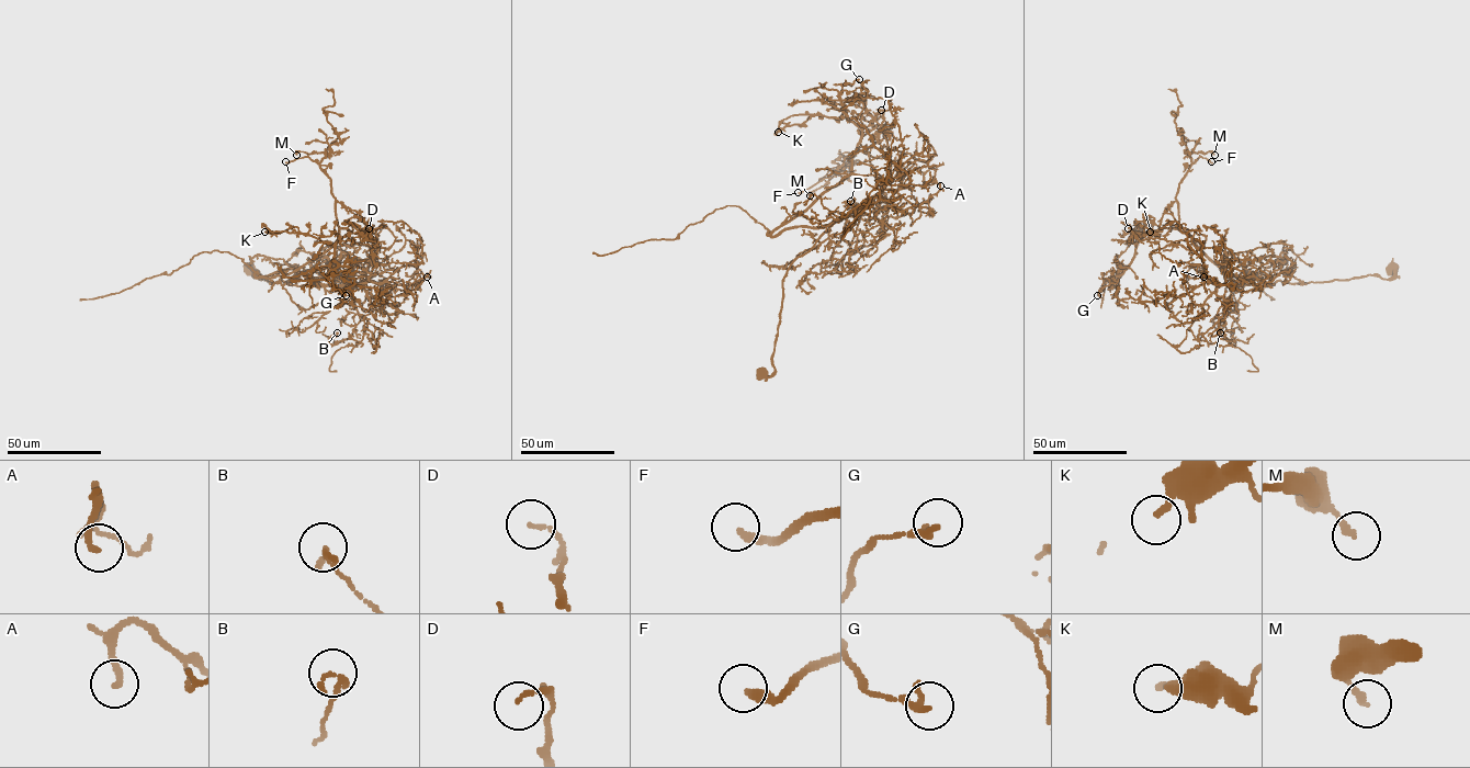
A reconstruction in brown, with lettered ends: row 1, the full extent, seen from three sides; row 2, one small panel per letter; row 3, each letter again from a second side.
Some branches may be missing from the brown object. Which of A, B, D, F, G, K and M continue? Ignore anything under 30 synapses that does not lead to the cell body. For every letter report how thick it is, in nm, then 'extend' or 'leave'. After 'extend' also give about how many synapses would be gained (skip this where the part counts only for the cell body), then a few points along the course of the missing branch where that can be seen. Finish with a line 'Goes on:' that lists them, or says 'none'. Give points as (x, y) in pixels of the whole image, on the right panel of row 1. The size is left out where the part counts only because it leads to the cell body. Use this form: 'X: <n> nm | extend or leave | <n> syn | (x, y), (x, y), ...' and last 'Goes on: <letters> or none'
A: 200 nm | leave
B: 180 nm | leave
D: 130 nm | leave
F: 280 nm | extend | 40 syn
G: 240 nm | leave
K: 200 nm | leave
M: 200 nm | leave
Goes on: F

